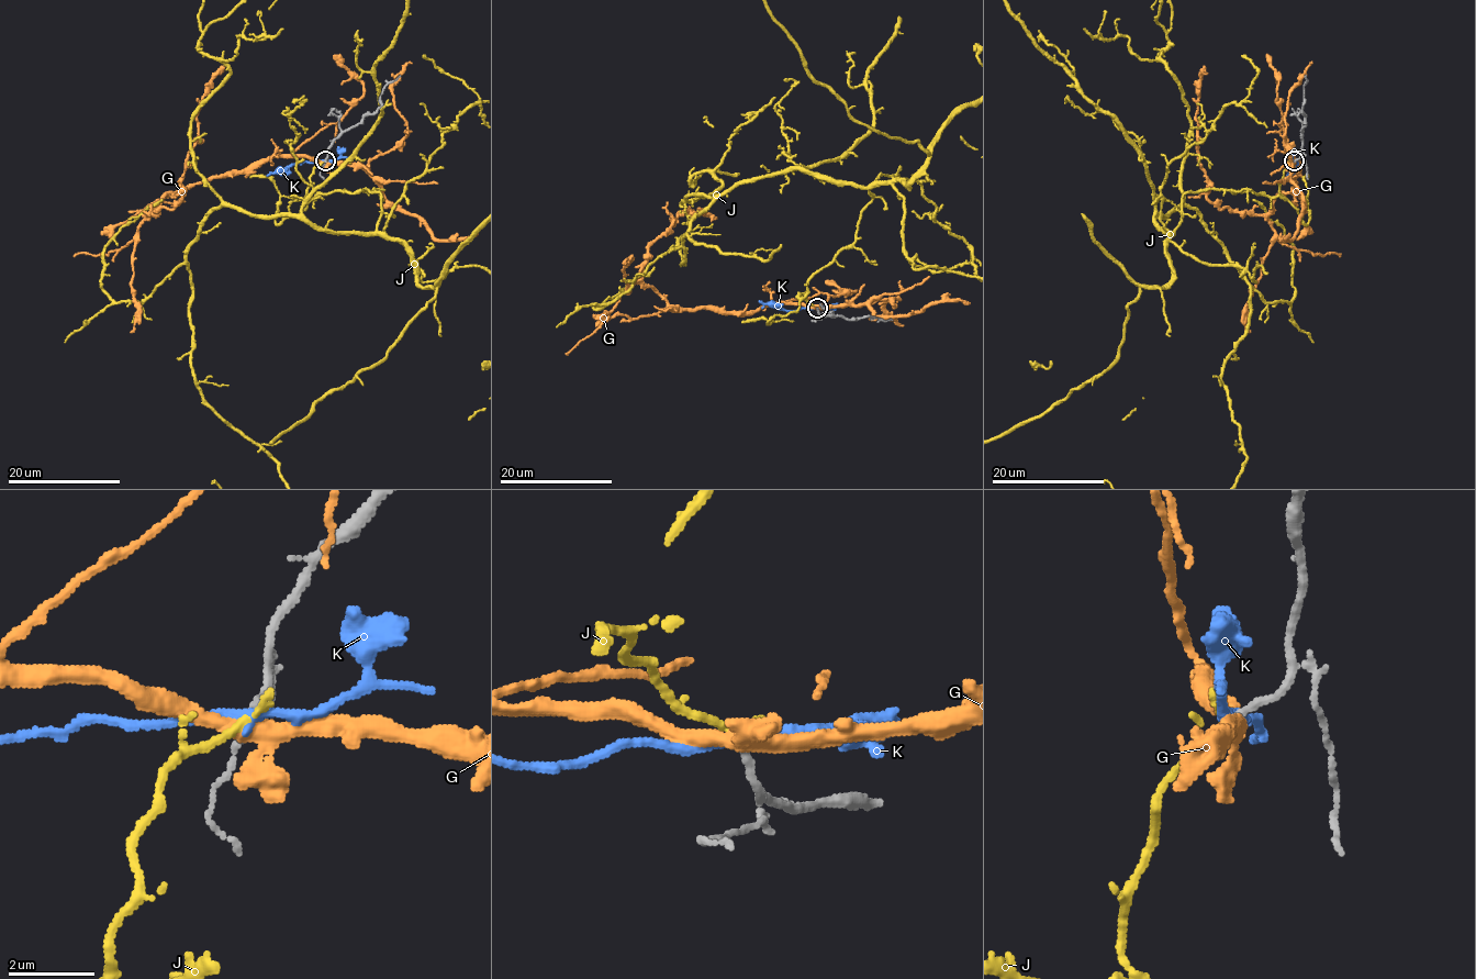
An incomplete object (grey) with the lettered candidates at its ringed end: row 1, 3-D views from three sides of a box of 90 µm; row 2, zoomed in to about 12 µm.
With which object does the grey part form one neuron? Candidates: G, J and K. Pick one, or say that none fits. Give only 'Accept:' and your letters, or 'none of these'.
Accept: J

